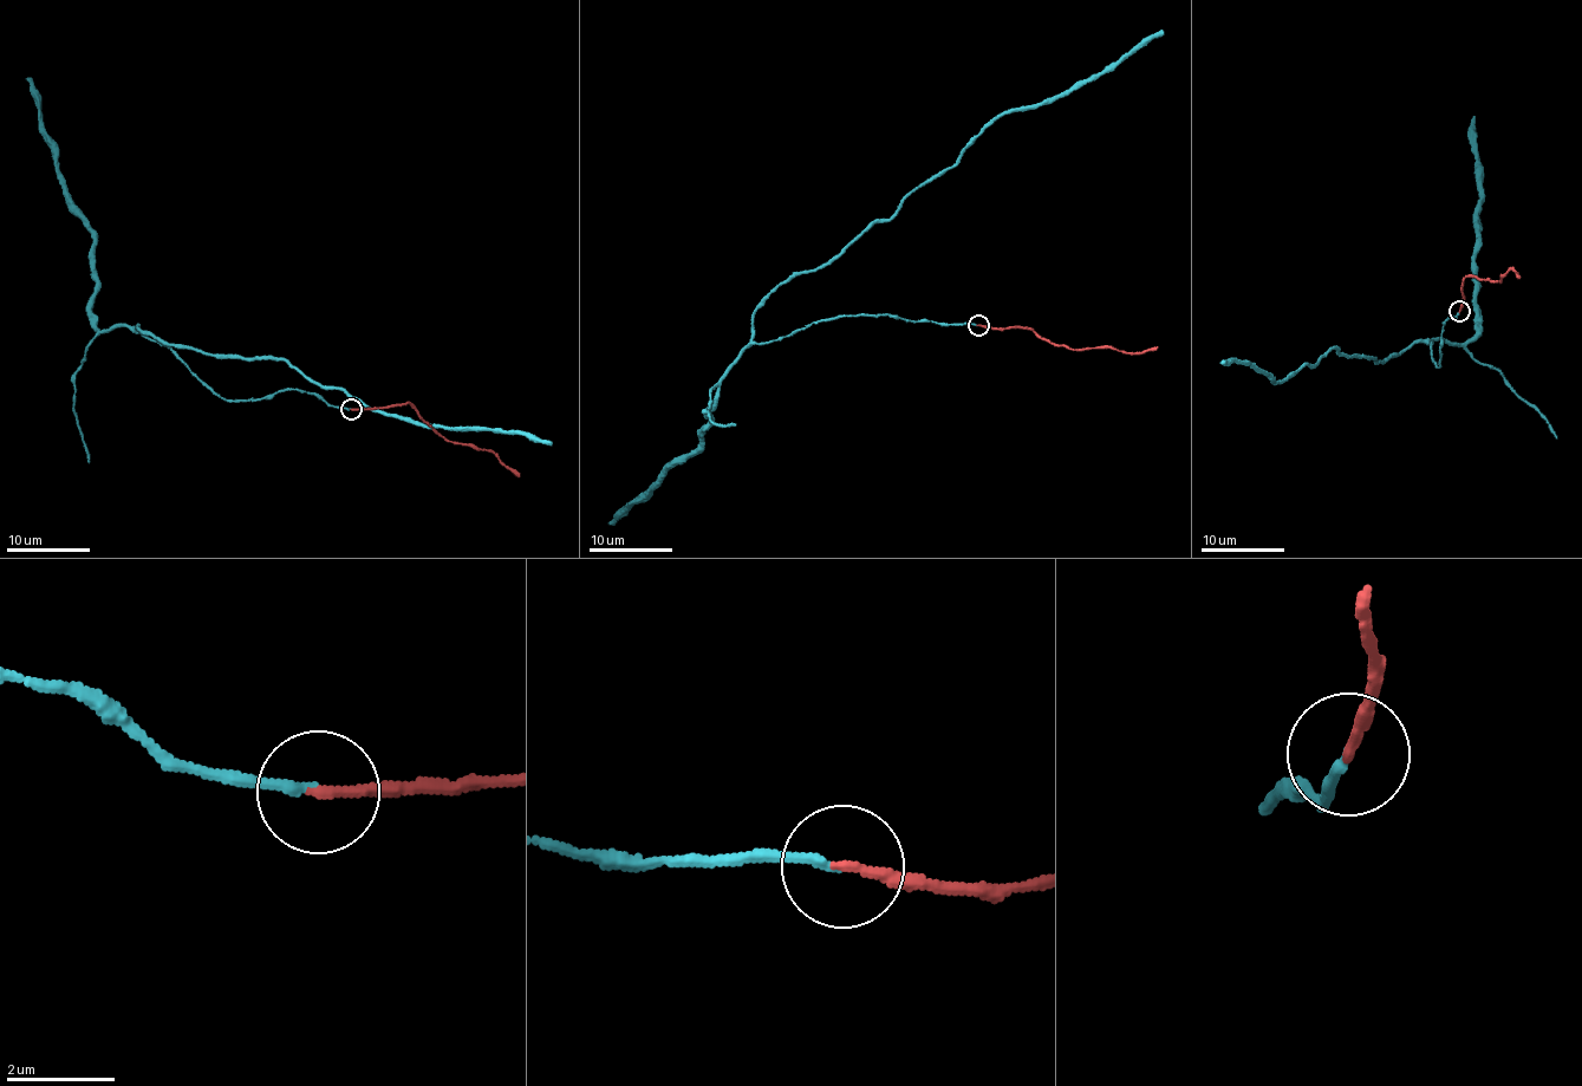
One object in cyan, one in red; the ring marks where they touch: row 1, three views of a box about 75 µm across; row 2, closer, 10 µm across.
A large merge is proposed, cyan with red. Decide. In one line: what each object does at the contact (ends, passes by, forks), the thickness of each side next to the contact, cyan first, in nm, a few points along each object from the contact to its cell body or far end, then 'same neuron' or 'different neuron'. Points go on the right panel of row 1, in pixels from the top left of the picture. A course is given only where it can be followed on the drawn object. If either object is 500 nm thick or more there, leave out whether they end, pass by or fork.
cyan ends; red ends; calibres 160 and 180 nm; course cyan (1459, 310), (1439, 368), (1414, 340), (1381, 362), (1339, 346), (1273, 382), (1221, 363); course red (1459, 312), (1466, 277), (1501, 281), (1503, 274), (1512, 268), (1517, 271), (1517, 279); same neuron

